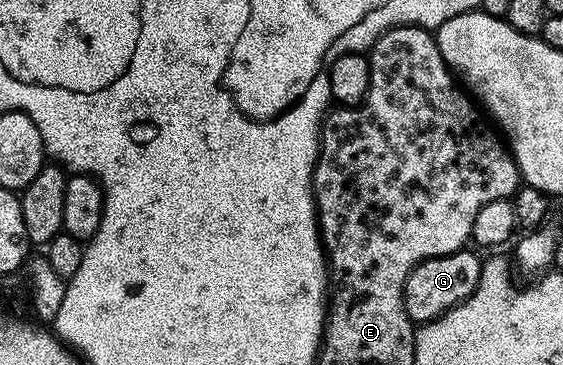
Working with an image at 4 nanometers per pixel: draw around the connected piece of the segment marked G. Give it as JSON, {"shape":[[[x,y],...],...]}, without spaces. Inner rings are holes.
{"shape":[[[464,247],[457,253],[425,259],[420,265],[413,267],[409,279],[405,279],[403,288],[405,311],[411,322],[422,323],[437,319],[441,315],[445,315],[445,311],[457,307],[462,301],[469,299],[469,295],[473,295],[473,291],[481,279],[483,261],[481,257],[470,253],[469,250],[470,248]]]}

